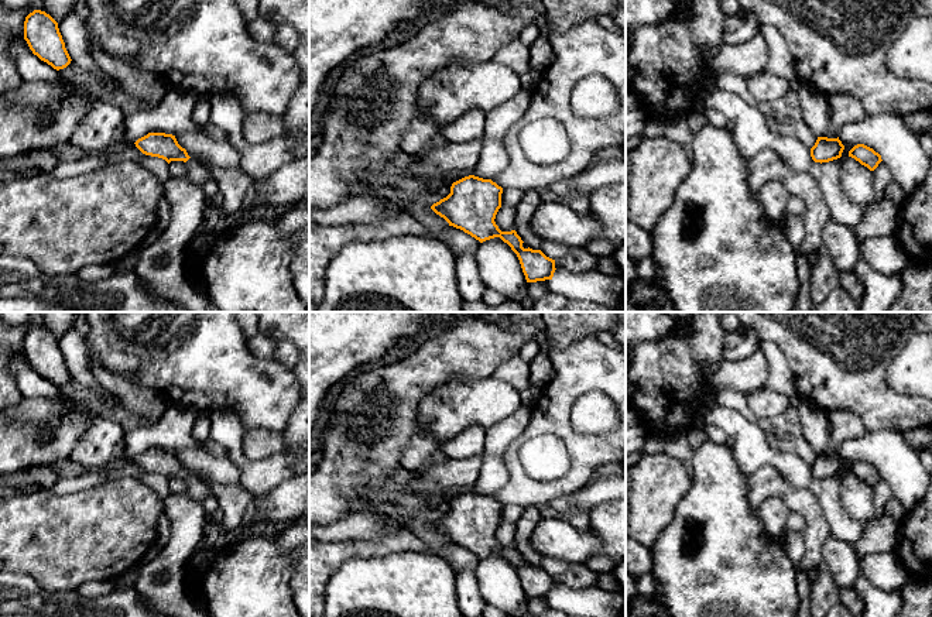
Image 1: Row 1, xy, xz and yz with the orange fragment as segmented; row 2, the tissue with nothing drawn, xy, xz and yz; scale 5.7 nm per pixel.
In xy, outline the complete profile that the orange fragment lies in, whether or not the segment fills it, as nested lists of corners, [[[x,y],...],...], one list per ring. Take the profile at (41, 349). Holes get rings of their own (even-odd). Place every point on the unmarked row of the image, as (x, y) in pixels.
[[[34,326],[25,333],[24,356],[34,371],[56,387],[66,384],[72,377],[58,339],[45,328]]]

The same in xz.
[[[465,493],[450,503],[450,510],[431,525],[449,542],[463,546],[480,559],[500,553],[517,570],[527,599],[552,596],[555,576],[541,566],[524,565],[515,546],[501,548],[494,535],[501,524],[503,504],[491,496]]]

